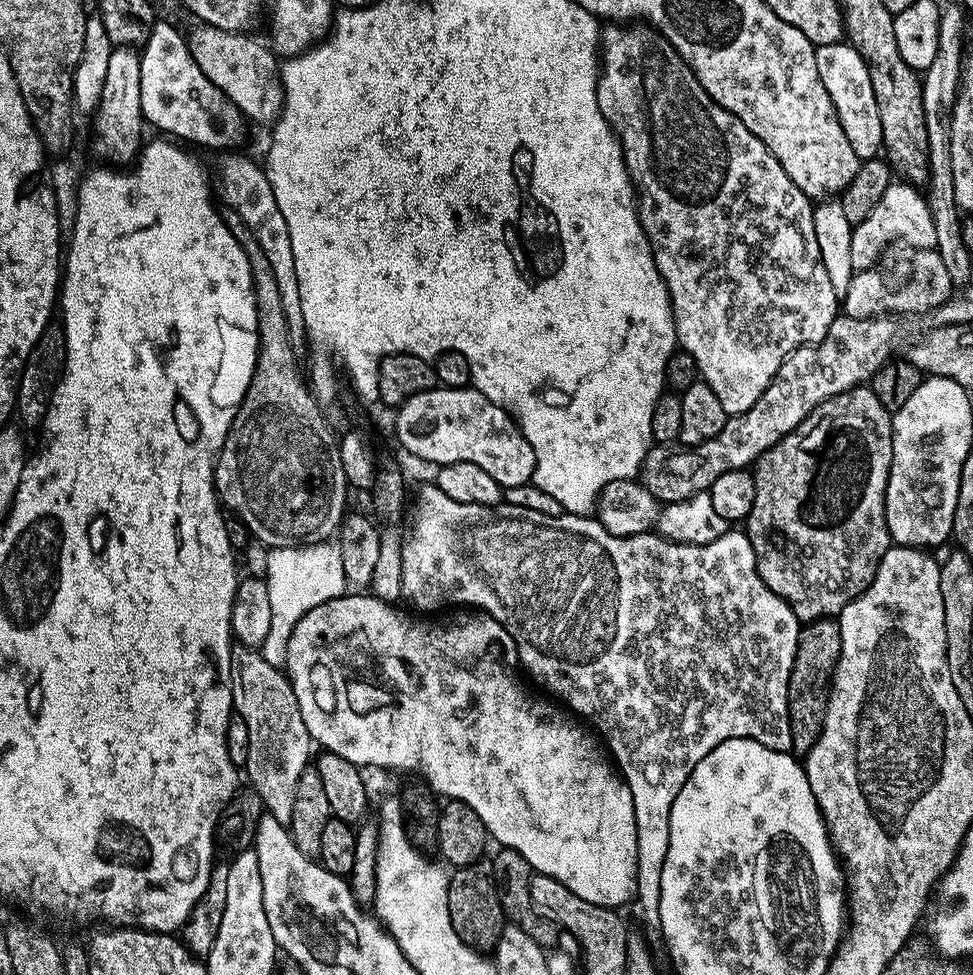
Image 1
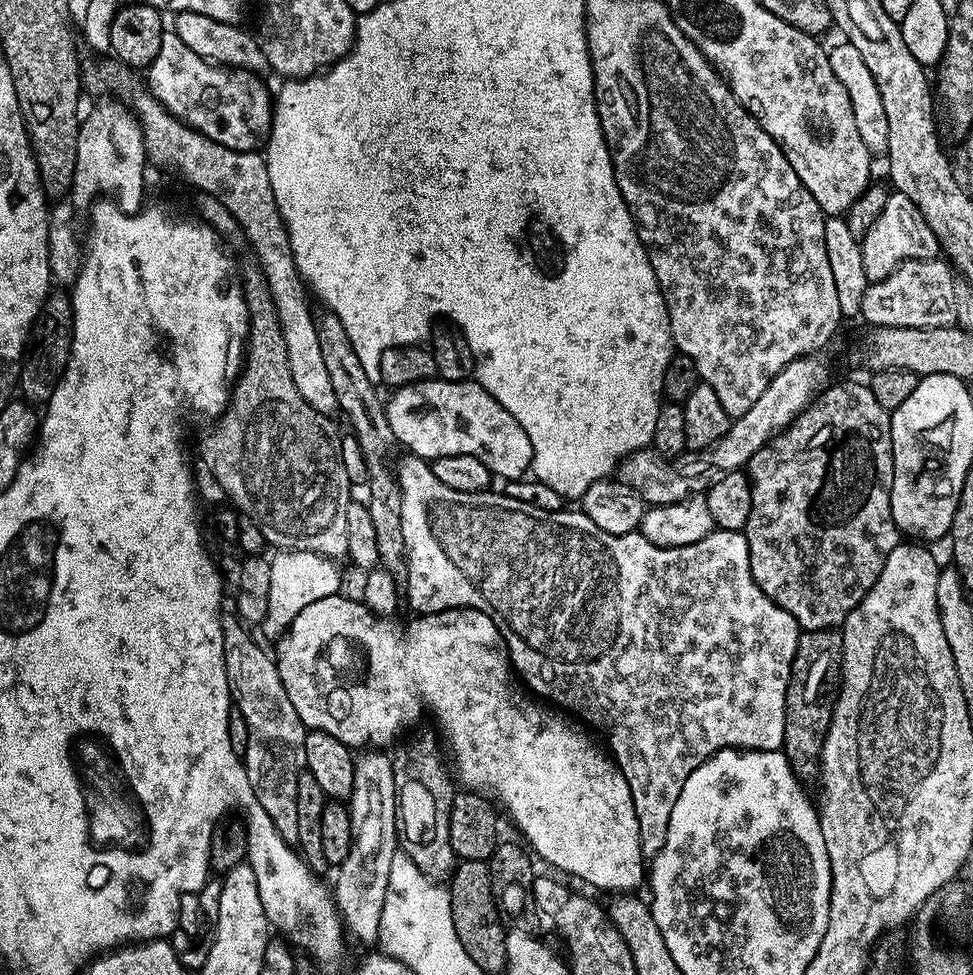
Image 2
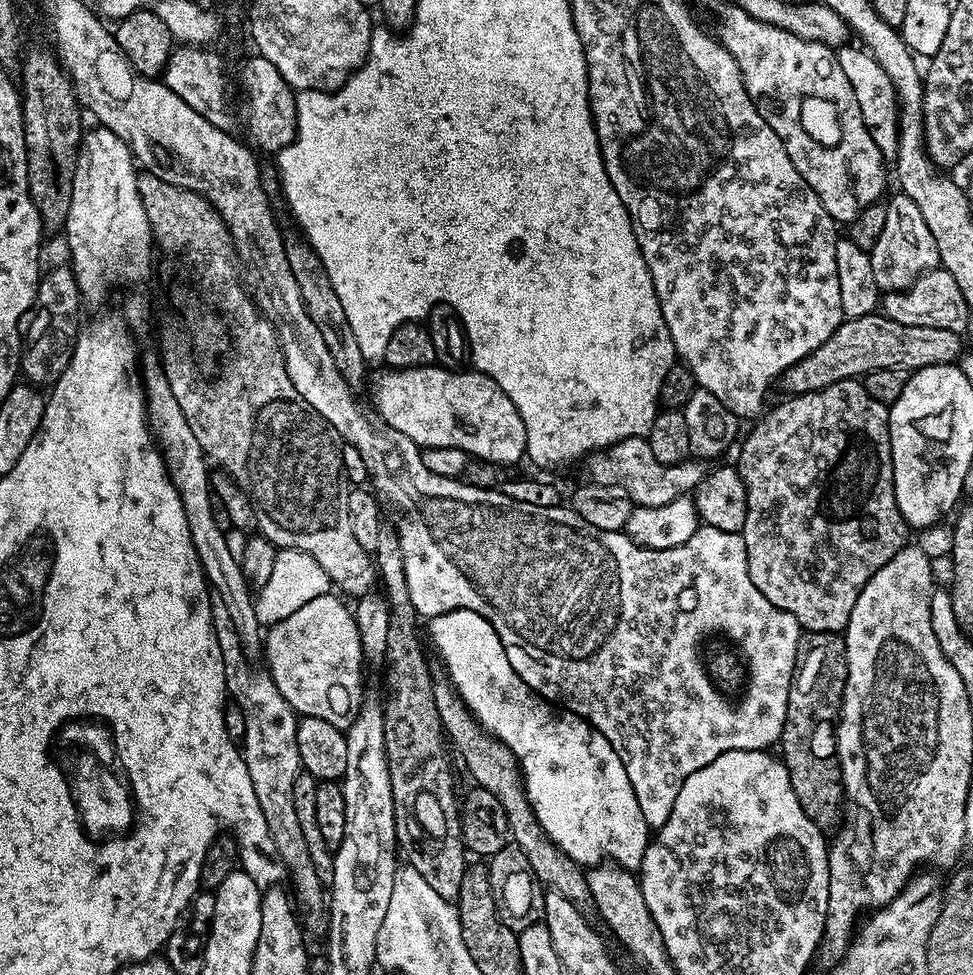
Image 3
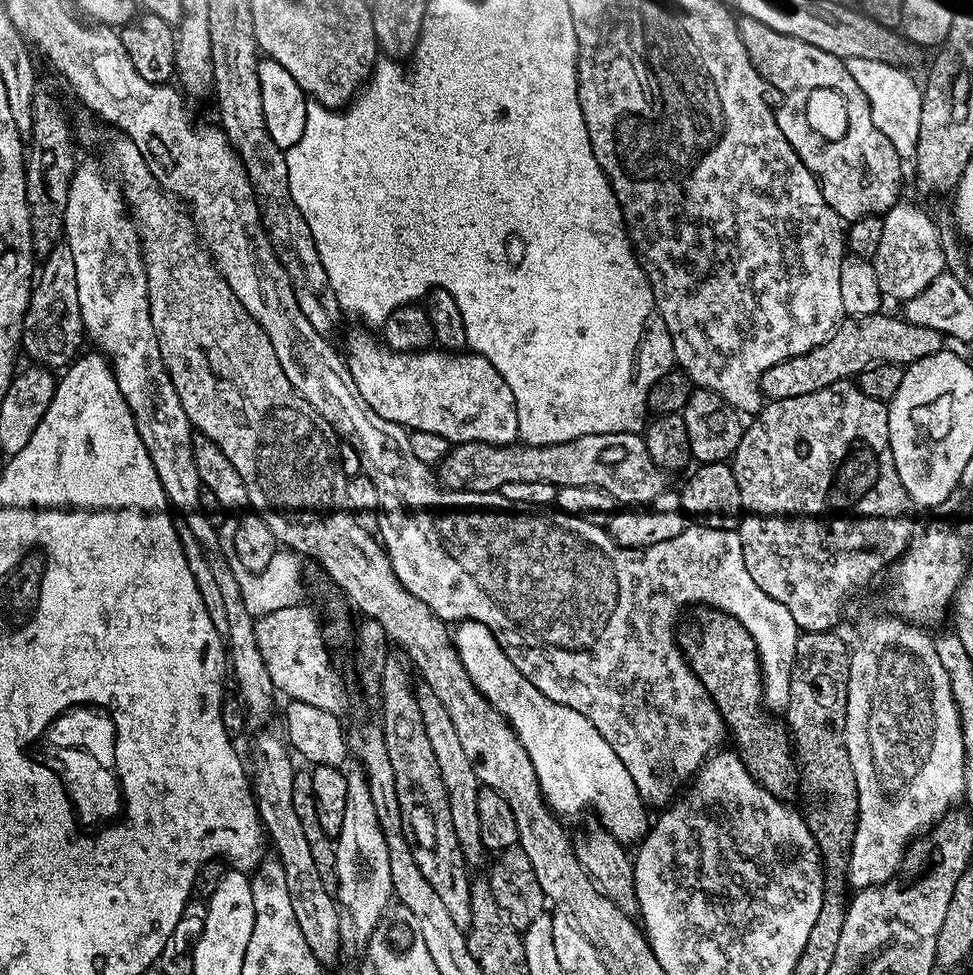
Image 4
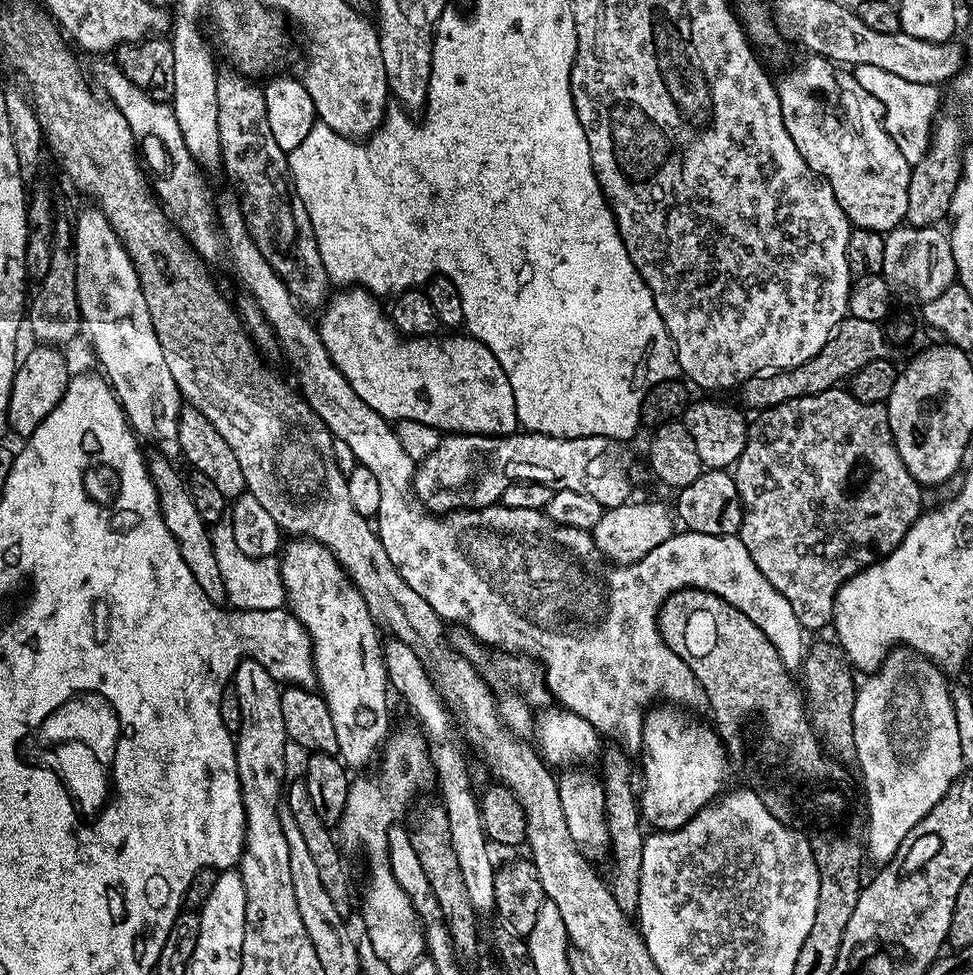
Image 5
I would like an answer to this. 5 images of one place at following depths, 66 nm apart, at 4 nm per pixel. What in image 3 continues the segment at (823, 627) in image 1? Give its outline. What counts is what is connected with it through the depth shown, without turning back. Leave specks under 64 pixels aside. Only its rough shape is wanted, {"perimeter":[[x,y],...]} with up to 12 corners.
{"perimeter":[[804,632],[778,745],[821,830],[844,818],[843,635]]}

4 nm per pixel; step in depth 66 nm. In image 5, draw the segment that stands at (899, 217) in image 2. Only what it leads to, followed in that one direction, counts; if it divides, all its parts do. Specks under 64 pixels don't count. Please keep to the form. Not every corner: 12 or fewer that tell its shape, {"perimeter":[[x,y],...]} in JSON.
{"perimeter":[[939,227],[884,236],[881,276],[895,297],[925,304],[957,281]]}

